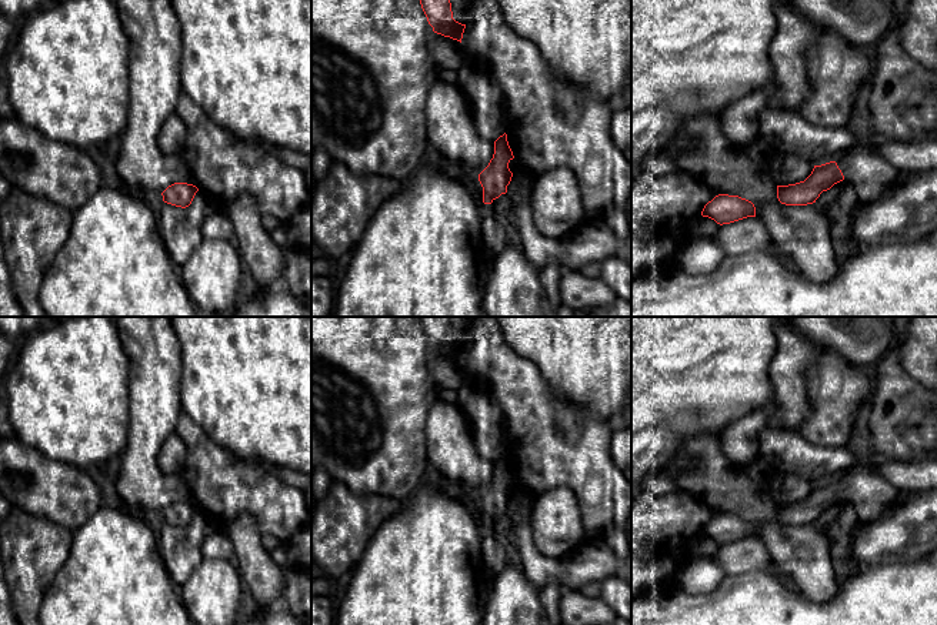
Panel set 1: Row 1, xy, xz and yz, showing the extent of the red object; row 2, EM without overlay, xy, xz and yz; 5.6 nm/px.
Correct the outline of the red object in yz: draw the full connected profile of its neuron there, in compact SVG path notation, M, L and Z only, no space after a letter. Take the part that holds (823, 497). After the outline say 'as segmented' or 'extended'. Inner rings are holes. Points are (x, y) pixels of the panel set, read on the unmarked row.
M873 451L858 457L858 461L836 481L814 485L804 501L777 505L778 521L786 525L813 524L823 511L843 499L854 505L860 522L878 518L894 502L898 491L874 467L878 458Z; extended

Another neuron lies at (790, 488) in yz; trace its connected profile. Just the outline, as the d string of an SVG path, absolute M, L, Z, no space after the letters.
M778 474L774 485L777 505L788 505L804 501L813 491L814 485L794 474Z

